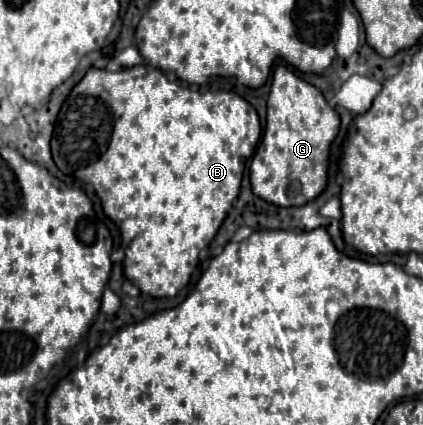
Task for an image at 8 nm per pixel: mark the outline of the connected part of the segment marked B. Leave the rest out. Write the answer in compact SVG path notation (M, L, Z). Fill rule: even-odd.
M134 66L134 68L120 70L120 72L90 68L86 72L86 76L74 86L74 90L66 98L66 102L62 104L58 120L56 120L54 136L52 136L52 158L54 158L56 166L64 174L74 176L86 184L92 184L96 188L98 198L102 200L102 208L104 208L106 216L120 228L122 246L126 252L126 258L124 258L126 278L134 286L138 286L144 294L150 294L156 298L174 298L190 282L190 276L192 276L194 268L198 266L200 250L206 248L214 240L218 228L222 226L228 210L232 208L232 204L240 192L240 182L242 182L242 174L244 174L242 158L254 154L256 145L262 136L262 127L256 110L238 94L221 90L199 91L200 86L195 84L189 85L189 89L178 86L176 82L170 82L158 68L152 68L152 66Z

